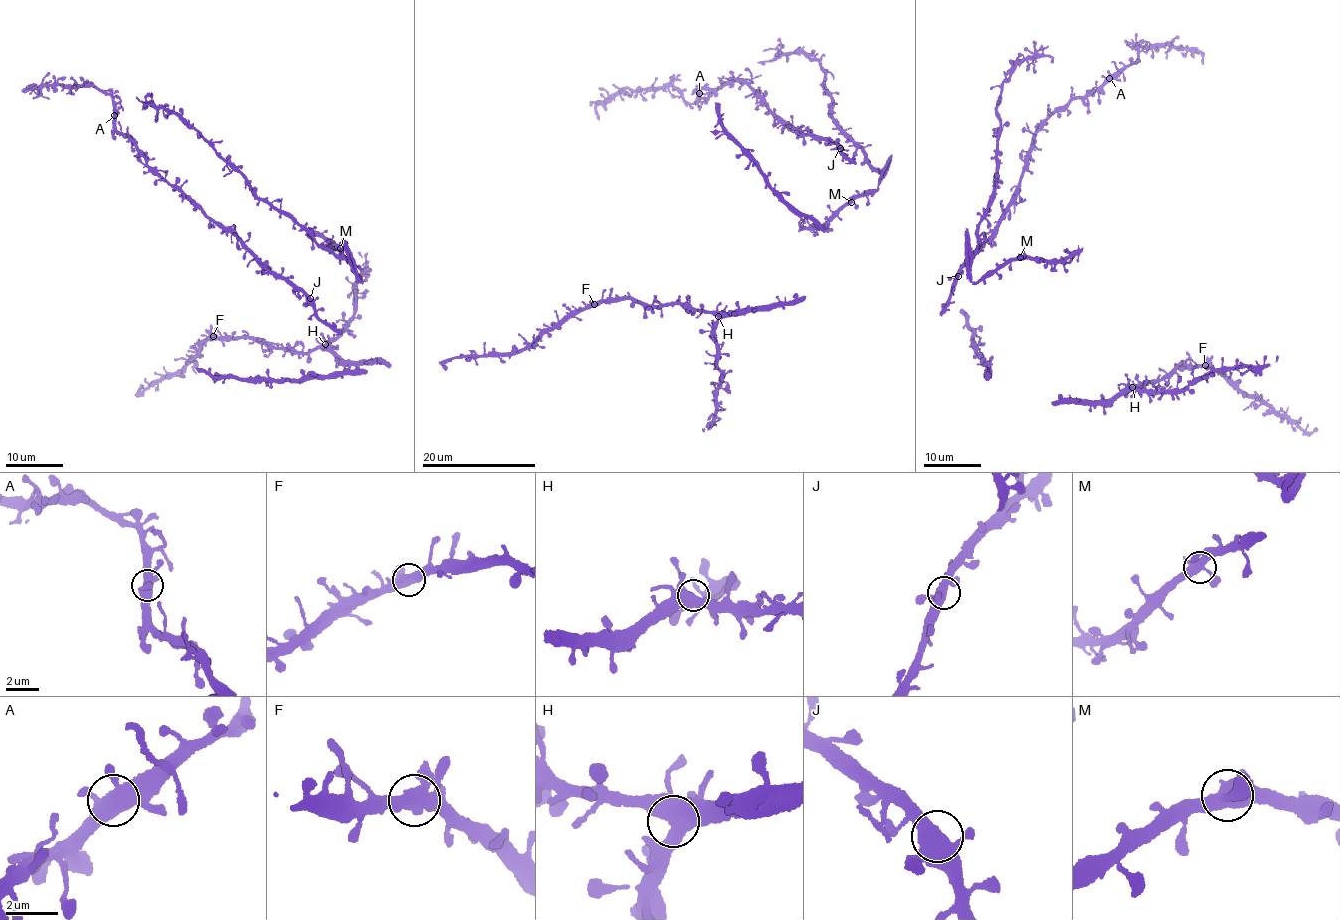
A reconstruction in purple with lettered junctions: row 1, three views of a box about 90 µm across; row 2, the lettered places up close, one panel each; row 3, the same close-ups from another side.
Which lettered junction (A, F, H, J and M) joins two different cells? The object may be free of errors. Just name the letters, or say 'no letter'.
no letter

